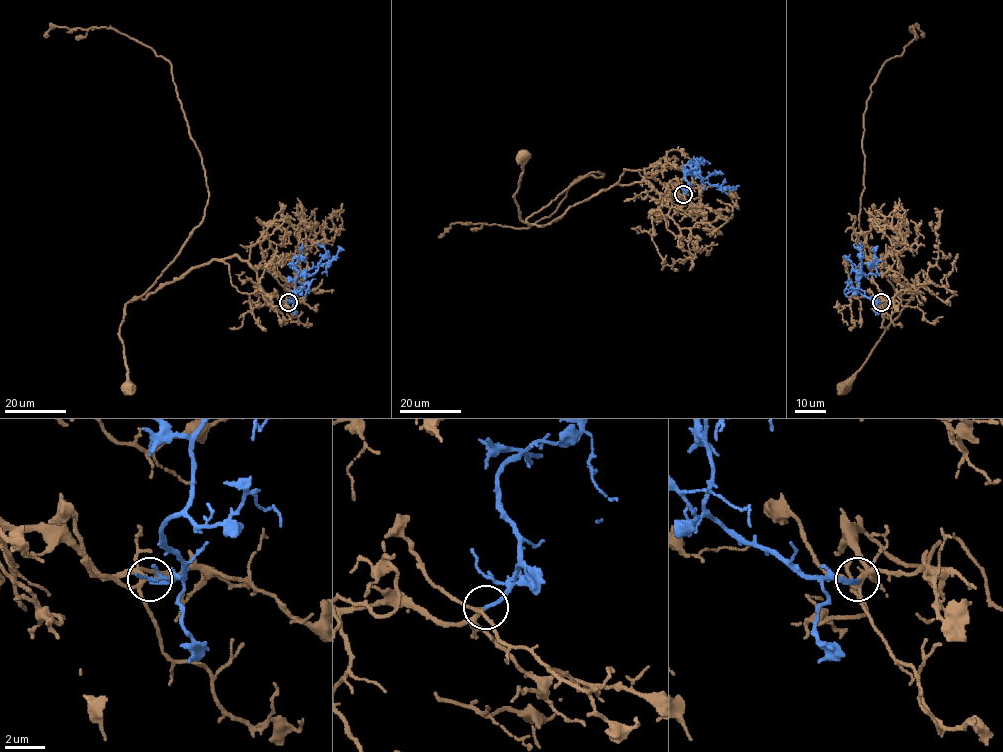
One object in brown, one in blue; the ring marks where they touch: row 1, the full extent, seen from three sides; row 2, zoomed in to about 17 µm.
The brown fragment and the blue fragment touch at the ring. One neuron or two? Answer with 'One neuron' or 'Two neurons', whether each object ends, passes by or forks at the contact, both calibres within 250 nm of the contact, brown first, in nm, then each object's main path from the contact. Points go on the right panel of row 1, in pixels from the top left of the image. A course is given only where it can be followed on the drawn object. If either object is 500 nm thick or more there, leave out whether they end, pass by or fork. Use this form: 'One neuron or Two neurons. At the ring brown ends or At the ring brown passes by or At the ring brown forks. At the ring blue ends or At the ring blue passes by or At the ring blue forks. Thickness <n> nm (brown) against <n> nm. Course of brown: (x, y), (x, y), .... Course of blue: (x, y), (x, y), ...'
One neuron. At the ring brown forks. At the ring blue ends. Thickness 200 nm (brown) against 220 nm. Course of brown: (881, 302), (881, 293), (868, 266), (871, 256), (911, 293), (913, 299), (885, 330), (866, 361), (842, 387). Course of blue: (881, 302), (872, 301), (858, 290), (859, 276), (870, 272), (875, 262), (872, 250)

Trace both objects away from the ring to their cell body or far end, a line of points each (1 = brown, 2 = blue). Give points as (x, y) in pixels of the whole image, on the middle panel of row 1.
1: (683, 194), (661, 194), (645, 181), (614, 184), (549, 223), (528, 224), (520, 218), (514, 198), (522, 155)
2: (683, 194), (688, 188), (685, 174), (689, 171), (702, 183), (722, 188), (739, 185)

